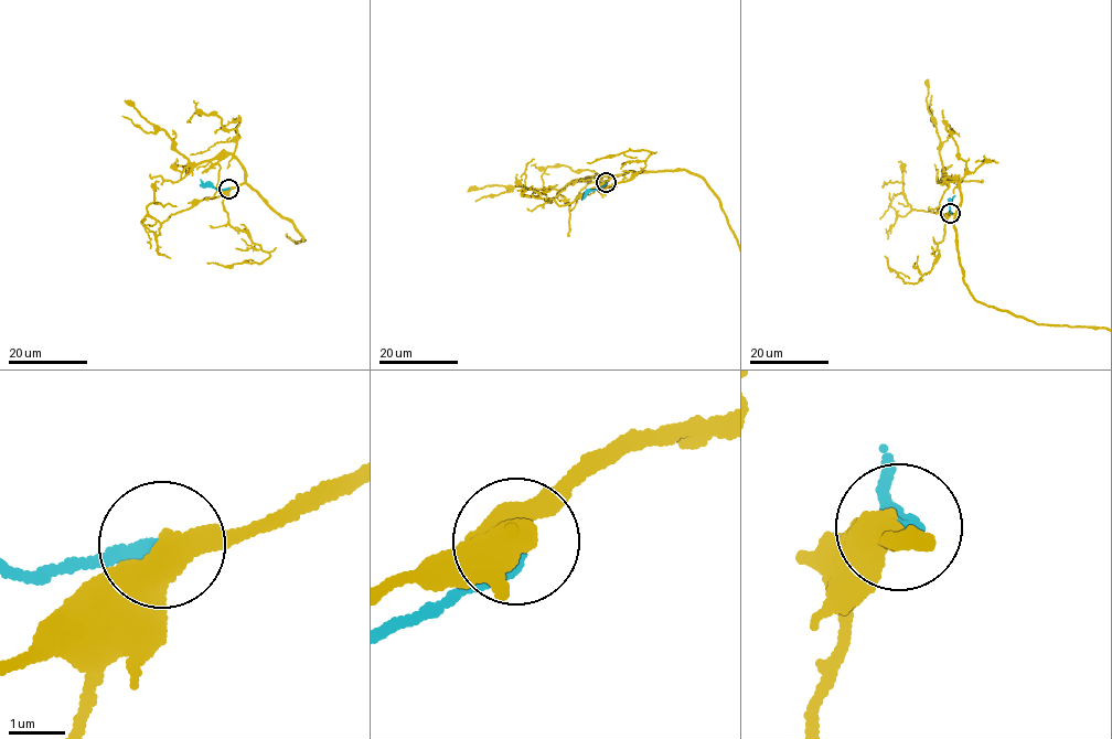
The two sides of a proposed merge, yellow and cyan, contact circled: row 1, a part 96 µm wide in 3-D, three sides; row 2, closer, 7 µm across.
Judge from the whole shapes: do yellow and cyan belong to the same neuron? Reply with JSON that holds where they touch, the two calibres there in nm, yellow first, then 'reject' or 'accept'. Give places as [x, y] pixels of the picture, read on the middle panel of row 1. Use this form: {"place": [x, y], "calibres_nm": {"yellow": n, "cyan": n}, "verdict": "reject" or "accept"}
{"place": [606, 182], "calibres_nm": {"yellow": 460, "cyan": 300}, "verdict": "accept"}

